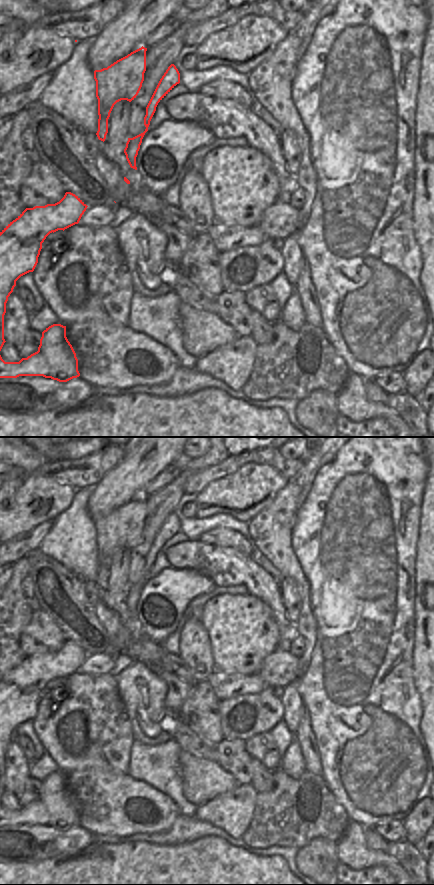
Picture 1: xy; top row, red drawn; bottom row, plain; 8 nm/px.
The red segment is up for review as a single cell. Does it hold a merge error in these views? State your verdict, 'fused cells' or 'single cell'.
single cell

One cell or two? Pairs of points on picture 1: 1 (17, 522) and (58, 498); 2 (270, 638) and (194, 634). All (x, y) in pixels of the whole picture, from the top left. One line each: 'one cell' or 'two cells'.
1: one cell
2: two cells

